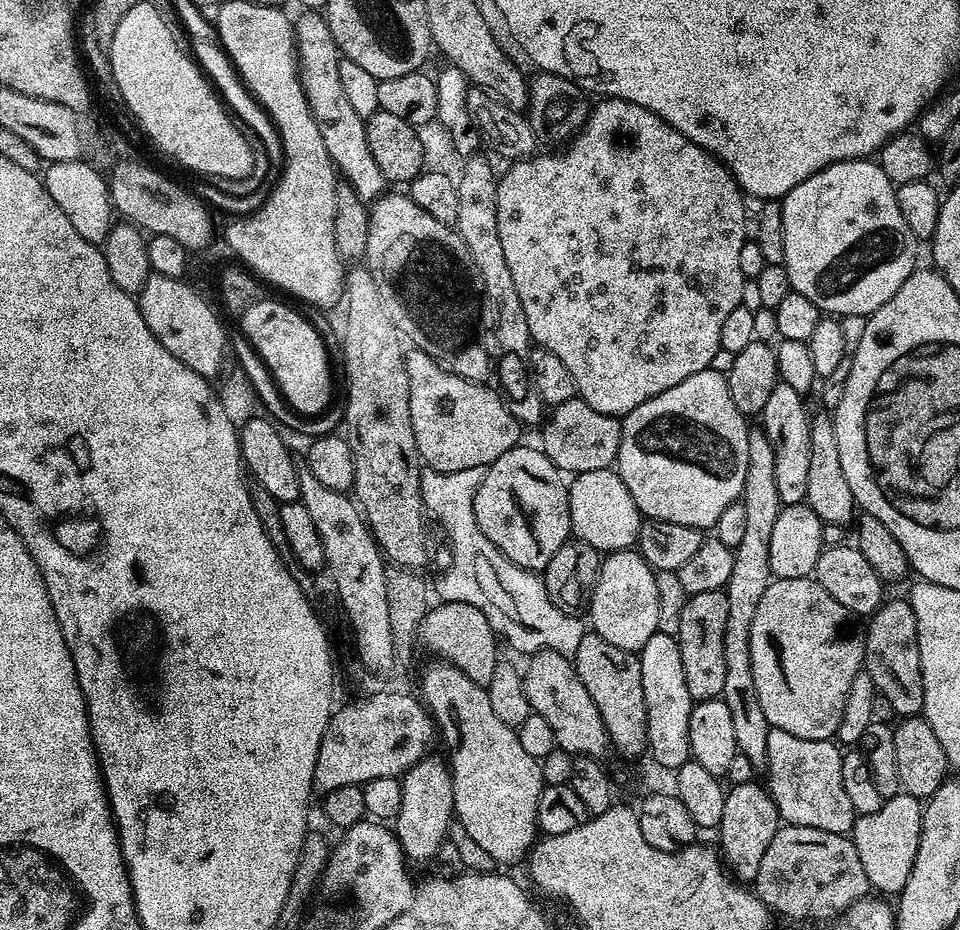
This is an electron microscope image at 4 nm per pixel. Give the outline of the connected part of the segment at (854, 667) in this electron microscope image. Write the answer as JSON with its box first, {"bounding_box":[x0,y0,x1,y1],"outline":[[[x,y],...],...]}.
{"bounding_box":[750,576,864,740],"outline":[[[803,576],[802,578],[786,578],[785,580],[773,579],[770,586],[766,586],[766,594],[762,594],[762,599],[758,601],[758,611],[754,613],[754,626],[750,626],[750,666],[754,670],[754,690],[758,690],[758,703],[762,706],[762,714],[766,714],[766,722],[769,729],[777,728],[778,730],[786,730],[786,734],[794,734],[794,738],[806,738],[807,740],[832,740],[836,736],[838,726],[842,722],[842,714],[846,710],[846,698],[850,694],[850,682],[854,682],[854,678],[862,671],[864,666],[864,637],[854,625],[853,617],[838,603],[834,598],[830,598],[830,594],[826,594],[826,590],[814,578]]]}

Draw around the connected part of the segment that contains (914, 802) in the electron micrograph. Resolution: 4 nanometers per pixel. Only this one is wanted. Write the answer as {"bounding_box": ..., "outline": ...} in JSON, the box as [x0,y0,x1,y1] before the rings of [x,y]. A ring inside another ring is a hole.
{"bounding_box":[850,794,924,894],"outline":[[[901,794],[885,800],[882,806],[878,806],[875,814],[866,814],[857,816],[856,823],[852,826],[850,838],[854,842],[854,850],[858,850],[858,859],[862,862],[862,867],[866,869],[866,878],[877,893],[888,894],[884,892],[893,892],[899,894],[907,884],[907,880],[914,870],[915,856],[918,854],[919,835],[922,834],[922,820],[924,809],[921,801],[916,797],[907,794]]]}

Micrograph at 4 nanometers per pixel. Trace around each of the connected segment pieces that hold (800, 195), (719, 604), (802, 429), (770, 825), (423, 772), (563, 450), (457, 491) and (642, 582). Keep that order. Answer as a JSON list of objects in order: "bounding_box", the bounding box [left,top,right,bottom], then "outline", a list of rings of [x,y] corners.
[{"bounding_box":[780,158,918,318],"outline":[[[865,158],[862,160],[843,160],[837,164],[826,166],[821,172],[814,173],[810,178],[806,178],[806,182],[794,186],[794,190],[787,192],[780,204],[782,230],[786,234],[786,254],[784,255],[783,266],[786,274],[790,274],[793,292],[806,294],[806,298],[810,298],[810,302],[814,302],[814,306],[818,306],[821,313],[831,314],[836,318],[845,318],[844,316],[867,318],[872,315],[874,310],[878,310],[878,306],[890,302],[890,298],[894,298],[894,294],[898,294],[898,286],[902,286],[902,282],[906,282],[906,278],[910,278],[910,274],[915,272],[918,267],[918,261],[916,261],[918,241],[914,234],[910,234],[910,226],[906,226],[906,222],[902,218],[902,210],[898,210],[896,189],[897,185],[893,184],[890,178],[886,178],[886,174],[881,170],[879,163],[875,159]]]},{"bounding_box":[675,591,730,702],"outline":[[[723,591],[694,594],[682,606],[682,622],[675,636],[682,654],[682,671],[686,673],[686,690],[694,702],[723,697],[726,686],[726,620],[730,602]]]},{"bounding_box":[758,382,810,505],"outline":[[[778,382],[770,390],[770,398],[758,417],[764,433],[774,446],[774,479],[778,485],[781,505],[803,504],[807,501],[806,481],[810,471],[810,412],[804,409],[805,397],[793,387]]]},{"bounding_box":[718,782,782,882],"outline":[[[749,782],[747,784],[732,784],[724,793],[726,806],[722,806],[722,822],[718,829],[720,844],[718,851],[731,875],[740,882],[755,881],[758,865],[762,862],[762,854],[766,854],[766,846],[770,846],[770,838],[782,826],[780,811],[772,800],[772,794],[763,783]]]},{"bounding_box":[394,759,456,865],"outline":[[[432,759],[419,760],[400,780],[402,806],[394,821],[394,831],[405,857],[413,865],[424,864],[432,859],[435,861],[449,839],[448,827],[454,824],[456,807],[449,765],[445,761],[443,764],[440,760]]]},{"bounding_box":[541,396,621,475],"outline":[[[578,396],[555,405],[543,428],[541,451],[567,475],[606,469],[615,463],[621,444],[621,421],[617,417],[600,414]]]},{"bounding_box":[420,468,586,658],"outline":[[[482,468],[457,472],[424,470],[420,473],[420,493],[425,509],[440,519],[452,543],[452,565],[444,576],[443,599],[469,603],[482,610],[497,637],[508,639],[509,646],[516,652],[531,654],[545,648],[569,658],[575,657],[578,642],[582,642],[586,631],[585,621],[580,616],[562,614],[562,610],[550,602],[543,579],[503,556],[498,546],[482,534],[474,518],[474,497],[484,480],[484,473]]]},{"bounding_box":[586,551,658,653],"outline":[[[639,551],[609,552],[601,559],[598,582],[588,601],[586,616],[591,631],[618,646],[618,650],[639,653],[650,642],[658,626],[658,582],[656,572]]]}]

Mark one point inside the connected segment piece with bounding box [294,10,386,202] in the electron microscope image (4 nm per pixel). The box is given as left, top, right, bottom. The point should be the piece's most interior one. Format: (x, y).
(343, 131)

